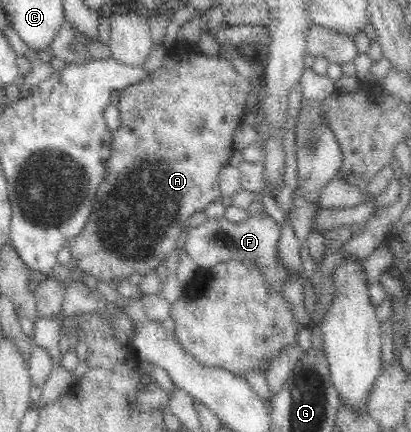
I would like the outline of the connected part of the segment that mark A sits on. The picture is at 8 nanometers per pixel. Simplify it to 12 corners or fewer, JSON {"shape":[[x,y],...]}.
{"shape":[[175,44],[119,91],[77,269],[149,274],[218,176],[248,80]]}

